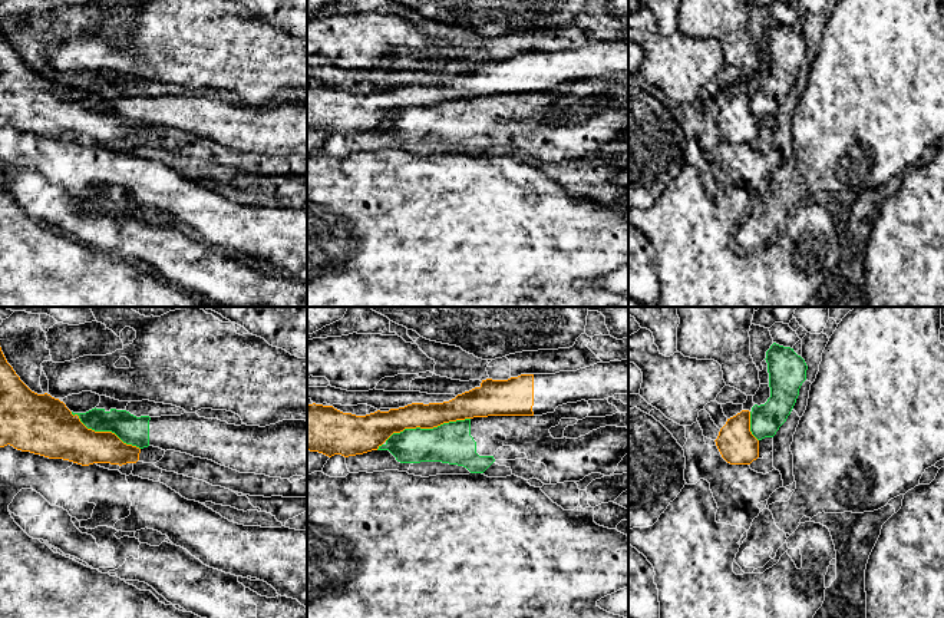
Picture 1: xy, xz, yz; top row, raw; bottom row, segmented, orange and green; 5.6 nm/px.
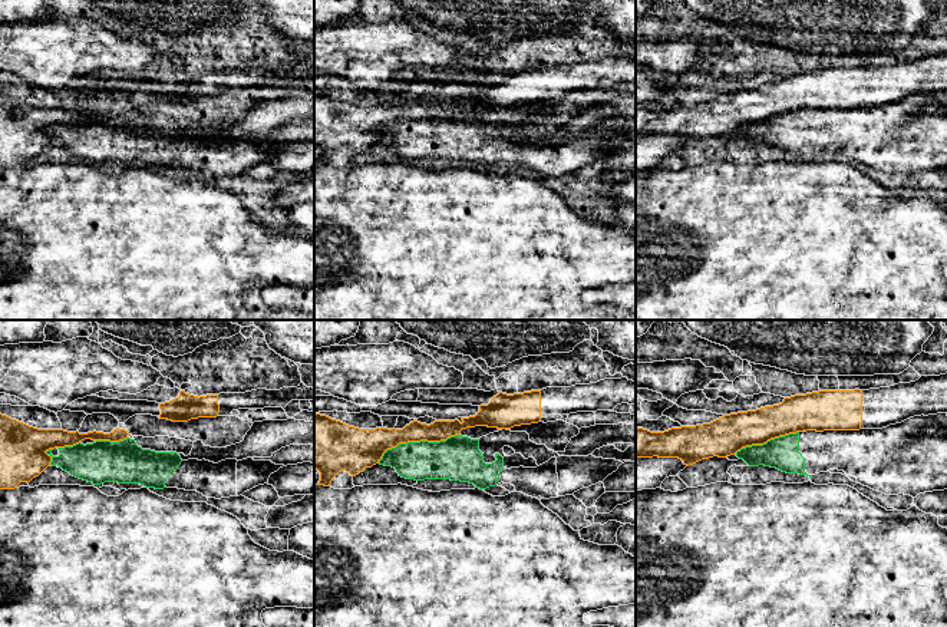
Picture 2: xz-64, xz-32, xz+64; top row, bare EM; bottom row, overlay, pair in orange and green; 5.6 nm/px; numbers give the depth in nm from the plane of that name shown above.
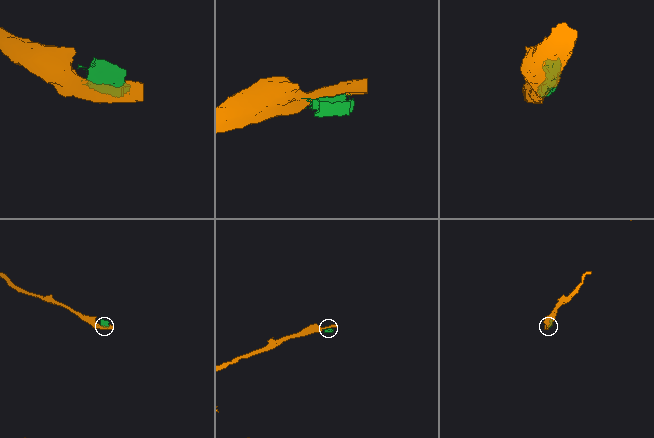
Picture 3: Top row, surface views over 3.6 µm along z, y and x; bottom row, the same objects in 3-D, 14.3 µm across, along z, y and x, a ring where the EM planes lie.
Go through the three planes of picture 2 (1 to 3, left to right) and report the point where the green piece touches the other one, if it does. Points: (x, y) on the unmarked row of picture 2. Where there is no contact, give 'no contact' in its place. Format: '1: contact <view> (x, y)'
1: contact xz-64 (111, 119)
2: contact xz-32 (416, 119)
3: contact xz+64 (766, 119)

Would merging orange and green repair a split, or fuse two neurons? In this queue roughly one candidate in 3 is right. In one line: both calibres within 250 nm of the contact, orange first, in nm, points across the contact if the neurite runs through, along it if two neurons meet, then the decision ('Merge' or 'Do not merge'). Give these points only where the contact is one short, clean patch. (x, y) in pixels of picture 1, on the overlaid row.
Thickness 160 nm (orange) against 220 nm. Boundary: xz (469, 417), (444, 422), (432, 428), (405, 428), (385, 440). Do not merge

